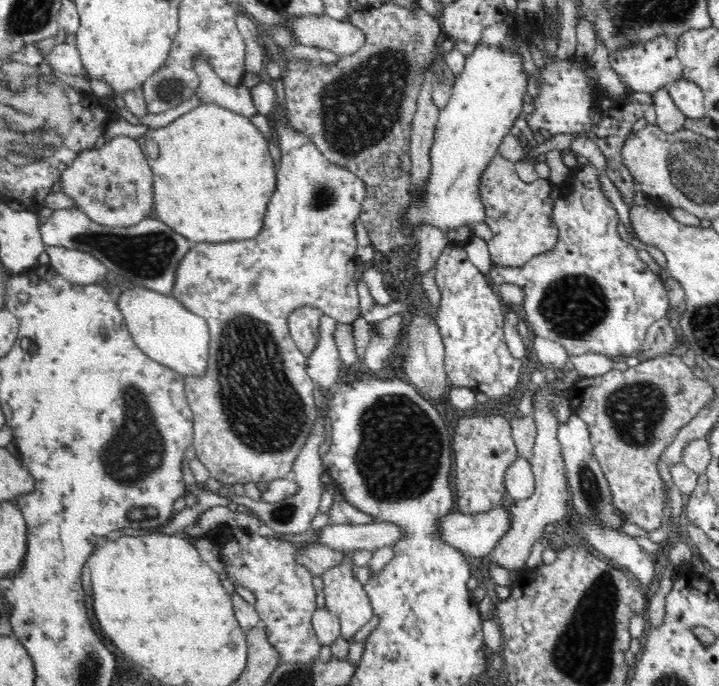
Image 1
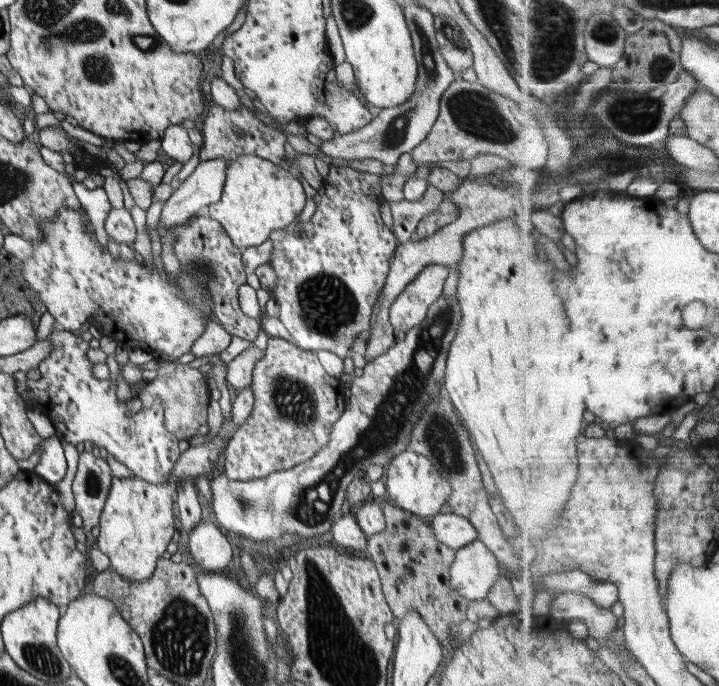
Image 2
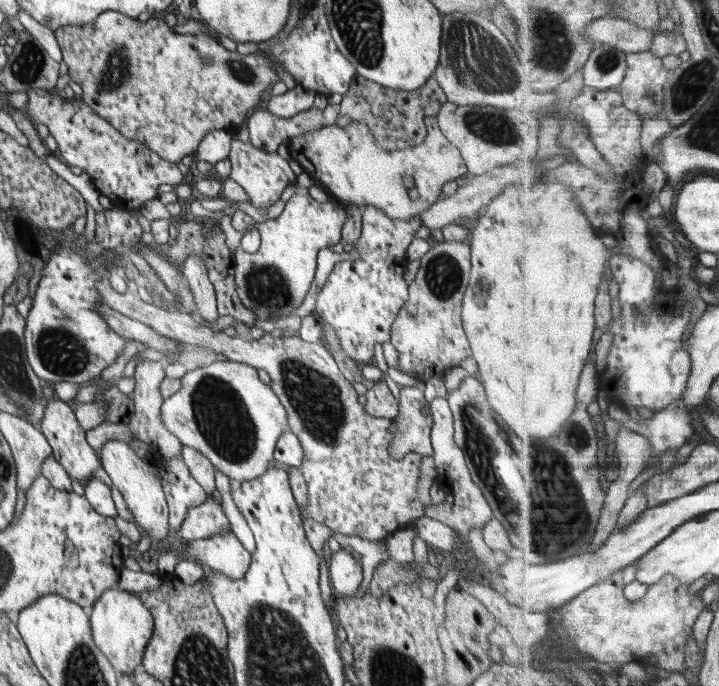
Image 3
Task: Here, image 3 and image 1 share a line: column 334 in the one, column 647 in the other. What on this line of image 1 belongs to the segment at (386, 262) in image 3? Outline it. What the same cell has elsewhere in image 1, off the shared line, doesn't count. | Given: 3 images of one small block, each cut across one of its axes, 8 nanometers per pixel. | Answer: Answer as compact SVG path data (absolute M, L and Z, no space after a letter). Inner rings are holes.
M592 165L576 166L569 172L567 179L564 181L564 188L561 188L560 197L553 201L553 220L558 228L558 242L552 251L546 252L543 255L537 255L532 258L527 264L521 267L506 267L502 265L492 265L490 267L489 281L493 285L502 285L504 287L508 285L520 286L523 289L525 298L522 300L522 310L526 316L524 321L527 324L527 328L532 335L538 335L542 338L558 342L562 344L568 355L583 356L584 354L604 354L608 357L630 357L639 355L641 347L645 344L647 332L652 324L658 322L664 322L662 318L666 316L666 312L670 310L669 295L663 284L663 280L657 278L648 265L644 264L643 260L637 254L637 250L633 244L628 244L622 240L621 235L623 231L618 231L619 216L616 212L616 208L612 205L612 202L604 195L602 191L602 185L598 179L598 173L601 170L593 167Z

